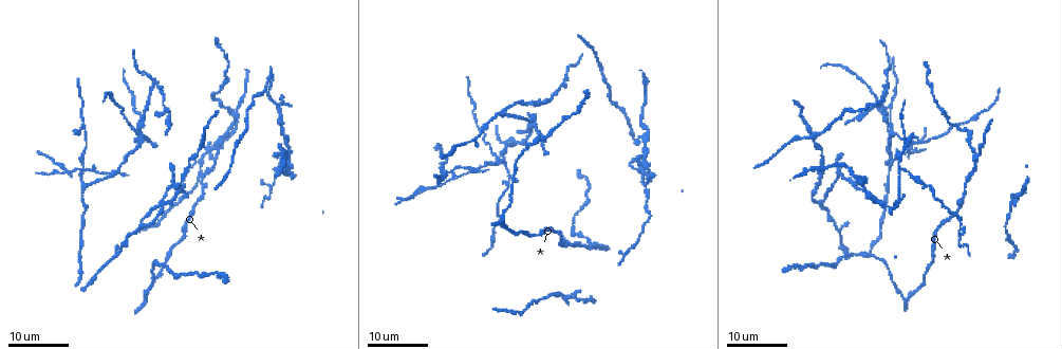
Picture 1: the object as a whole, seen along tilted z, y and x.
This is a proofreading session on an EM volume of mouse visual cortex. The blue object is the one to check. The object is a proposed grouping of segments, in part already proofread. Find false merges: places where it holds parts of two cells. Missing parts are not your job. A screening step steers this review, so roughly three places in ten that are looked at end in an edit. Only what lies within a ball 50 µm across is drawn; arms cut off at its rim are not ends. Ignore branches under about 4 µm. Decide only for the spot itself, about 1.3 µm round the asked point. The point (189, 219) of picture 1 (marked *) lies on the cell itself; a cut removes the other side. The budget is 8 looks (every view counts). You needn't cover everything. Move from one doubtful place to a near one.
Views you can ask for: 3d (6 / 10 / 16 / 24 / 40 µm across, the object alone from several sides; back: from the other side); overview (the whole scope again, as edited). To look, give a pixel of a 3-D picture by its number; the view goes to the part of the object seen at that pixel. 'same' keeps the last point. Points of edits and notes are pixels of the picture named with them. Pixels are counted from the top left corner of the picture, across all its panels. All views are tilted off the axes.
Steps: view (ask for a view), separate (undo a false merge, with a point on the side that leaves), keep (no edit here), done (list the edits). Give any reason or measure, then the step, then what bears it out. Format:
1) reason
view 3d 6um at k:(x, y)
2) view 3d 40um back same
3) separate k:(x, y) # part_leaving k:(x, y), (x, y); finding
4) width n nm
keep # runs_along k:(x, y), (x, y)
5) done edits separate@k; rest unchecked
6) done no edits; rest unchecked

thick turns thin
view 3d 24um at 1:(183, 191)

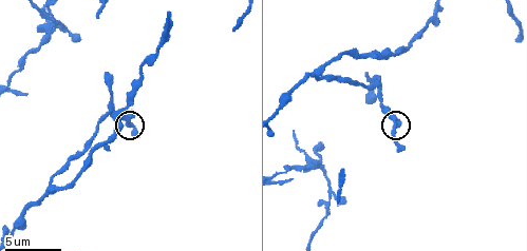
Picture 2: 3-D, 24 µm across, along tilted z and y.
view 3d 6um at 2:(127, 123)

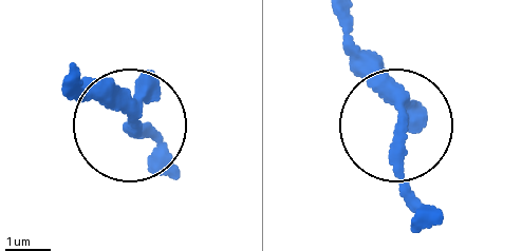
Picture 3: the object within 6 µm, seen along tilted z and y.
keep # runs_along 3:(66, 81), (120, 112), (156, 155); all the same cell

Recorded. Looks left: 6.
view 3d 16um at 2:(50, 187)

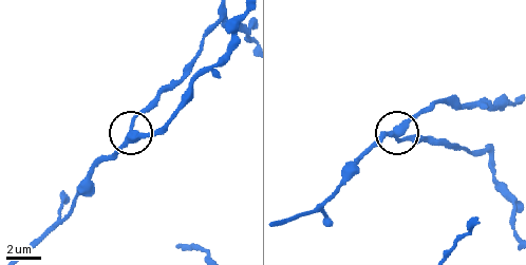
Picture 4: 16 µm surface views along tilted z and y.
view 3d 6um at 4:(396, 135)

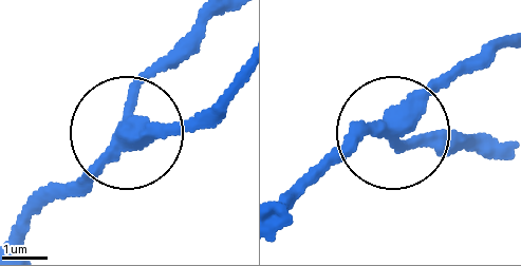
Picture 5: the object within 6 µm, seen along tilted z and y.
keep # continuous, no second cell

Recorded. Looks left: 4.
two arms in line, one across
view 3d 16um at 1:(474, 140)

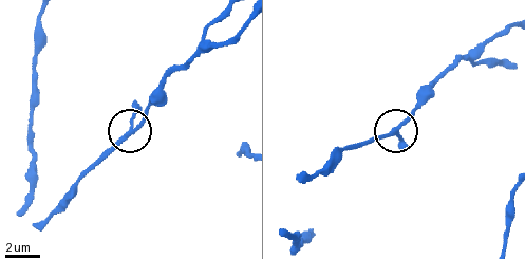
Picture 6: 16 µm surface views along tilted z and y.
view 3d 6um at 6:(396, 130)

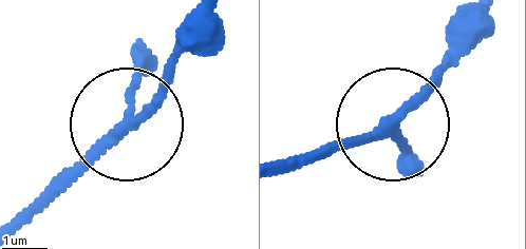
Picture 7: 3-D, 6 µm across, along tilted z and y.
keep # all the same cell

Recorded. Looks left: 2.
a fork
view 3d 16um at 1:(473, 169)

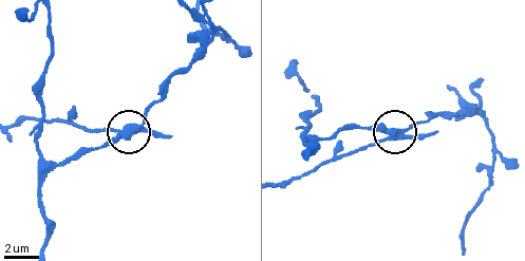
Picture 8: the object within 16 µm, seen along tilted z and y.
view 3d 10um at 8:(123, 133)

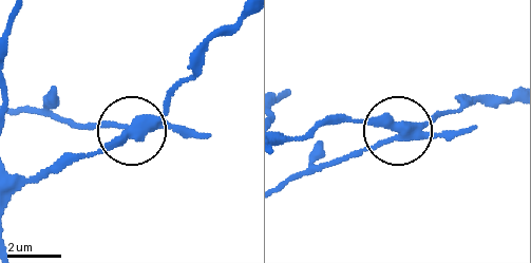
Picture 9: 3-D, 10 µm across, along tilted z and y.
width 350 nm
separate 9:(109, 124) # two cells meet here

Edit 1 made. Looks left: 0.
done edits separate@9; rest unchecked

